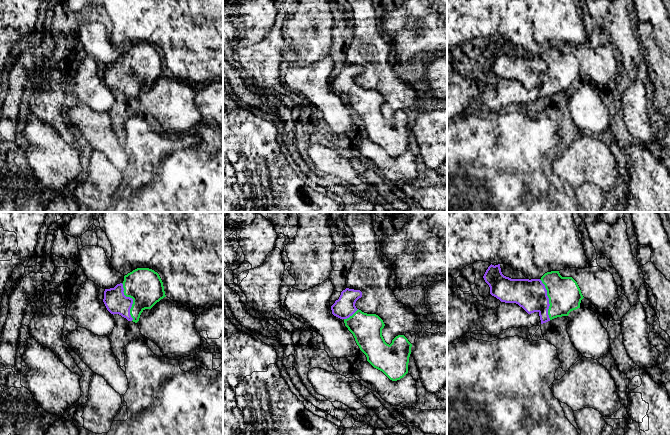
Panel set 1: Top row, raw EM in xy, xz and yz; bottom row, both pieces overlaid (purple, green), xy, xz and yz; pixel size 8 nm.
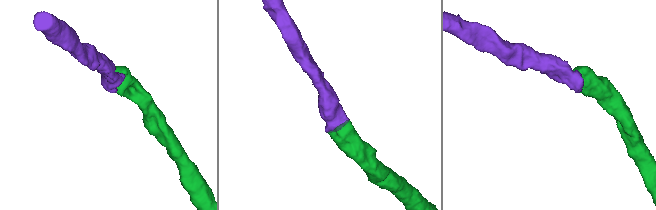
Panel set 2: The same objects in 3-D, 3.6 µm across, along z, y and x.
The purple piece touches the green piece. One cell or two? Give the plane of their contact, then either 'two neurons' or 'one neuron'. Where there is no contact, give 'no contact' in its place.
meets purple in xy; one neuron

